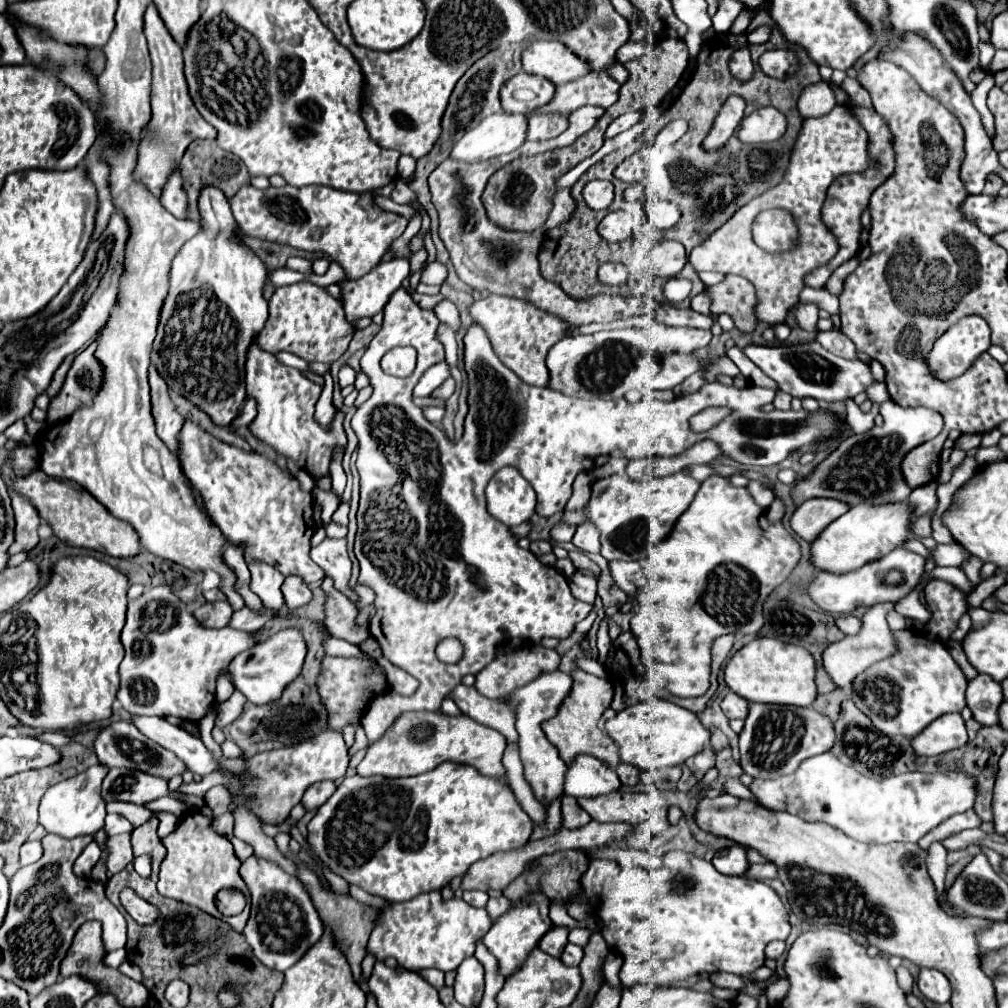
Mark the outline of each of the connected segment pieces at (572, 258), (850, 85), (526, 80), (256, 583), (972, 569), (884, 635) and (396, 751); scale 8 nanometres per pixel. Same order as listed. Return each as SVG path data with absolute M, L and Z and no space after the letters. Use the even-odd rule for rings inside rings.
M623 150L617 152L617 154L615 154L615 152L609 154L609 158L603 158L601 162L593 164L593 166L575 182L575 186L573 186L573 198L575 198L575 202L577 202L577 210L575 210L573 218L569 220L569 224L561 224L561 226L557 226L555 230L551 230L551 232L547 234L545 248L543 248L543 252L539 254L541 274L543 274L547 280L559 284L569 296L587 298L587 296L595 296L597 292L609 292L609 290L613 290L613 288L603 288L603 286L599 284L599 280L597 280L597 270L599 270L601 264L605 264L605 262L609 262L609 260L619 262L619 248L623 248L623 244L609 244L607 240L603 240L603 238L599 236L597 226L599 226L599 222L601 222L603 216L599 216L599 212L595 212L595 210L589 212L591 208L585 204L585 200L583 200L583 196L581 196L581 190L583 190L583 186L585 186L587 182L591 182L591 180L609 180L611 184L615 184L615 200L613 200L611 206L617 206L617 182L621 182L621 180L617 180L617 178L613 176L613 170L615 170L617 164L623 160L623 154L625 154Z
M846 77L842 84L842 88L847 92L852 102L866 108L873 108L870 94L856 79Z
M519 72L501 88L501 106L513 114L533 114L537 108L549 104L555 96L555 84L543 76Z
M259 560L247 562L247 566L249 566L249 572L251 572L249 588L261 598L261 602L267 608L279 610L285 604L283 594L281 594L281 584L283 584L285 576L281 572L277 572L277 568L273 568L265 562L259 562Z
M969 554L969 560L965 560L959 566L965 572L965 576L969 578L969 582L973 584L973 588L977 588L977 584L981 582L981 566L983 566L983 562L977 556L973 556L973 554Z
M885 602L885 604L877 604L877 606L869 608L861 618L863 626L855 636L845 636L843 640L831 644L823 652L823 666L837 686L845 686L845 688L849 686L851 688L853 680L861 672L865 672L869 666L881 662L881 660L885 660L897 652L897 640L893 636L893 630L887 624L887 614L894 609L894 606L895 603Z
M405 712L395 724L373 744L369 744L365 758L357 766L359 776L387 776L387 778L405 778L429 772L441 762L461 762L475 766L485 776L495 776L507 782L501 756L505 752L505 738L487 728L467 714L447 716L443 712Z

